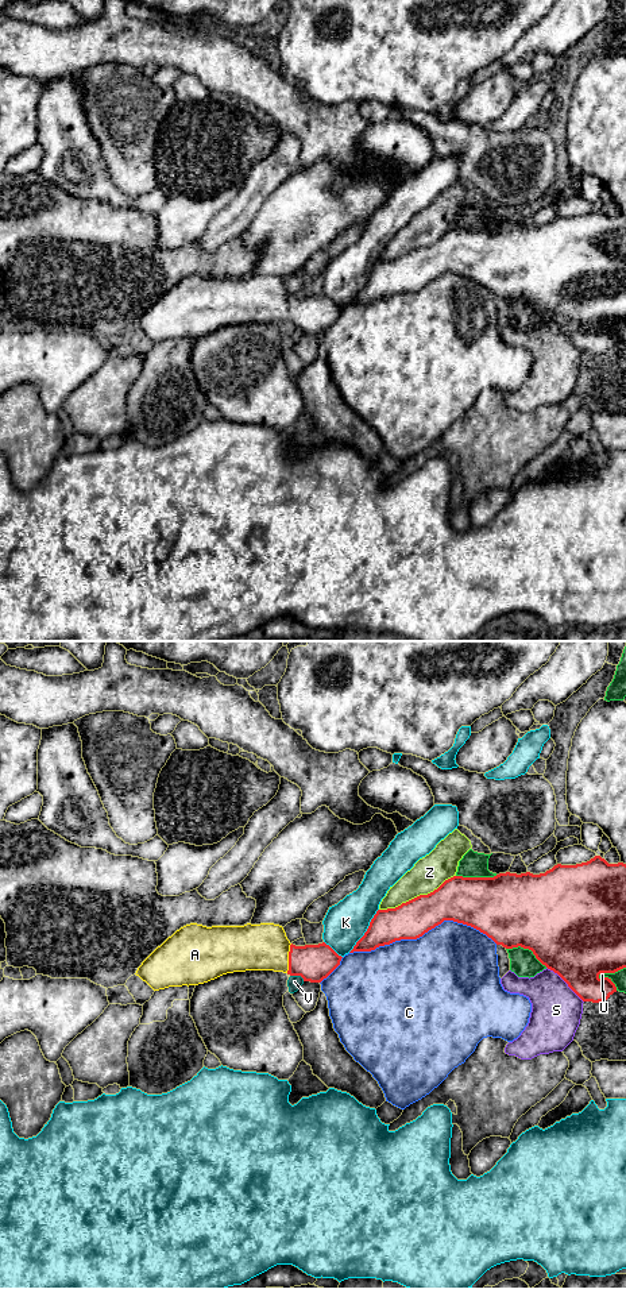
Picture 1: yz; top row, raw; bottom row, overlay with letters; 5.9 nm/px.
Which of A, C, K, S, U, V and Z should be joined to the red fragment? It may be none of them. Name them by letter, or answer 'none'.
A

